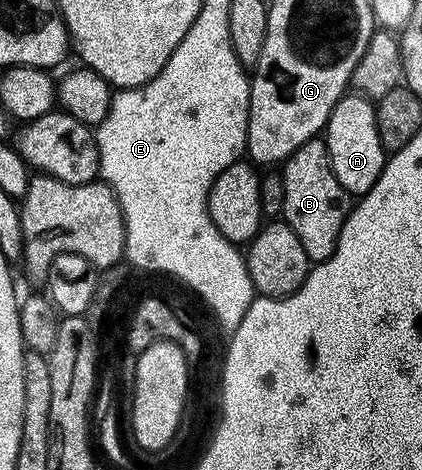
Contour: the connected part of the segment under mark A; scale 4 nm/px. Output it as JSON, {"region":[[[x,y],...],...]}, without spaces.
{"region":[[[347,94],[332,110],[330,121],[324,129],[332,174],[336,174],[336,182],[340,182],[340,186],[344,186],[344,190],[348,190],[354,198],[361,198],[365,192],[372,190],[388,159],[388,153],[380,142],[374,110],[375,105],[367,97]]]}

